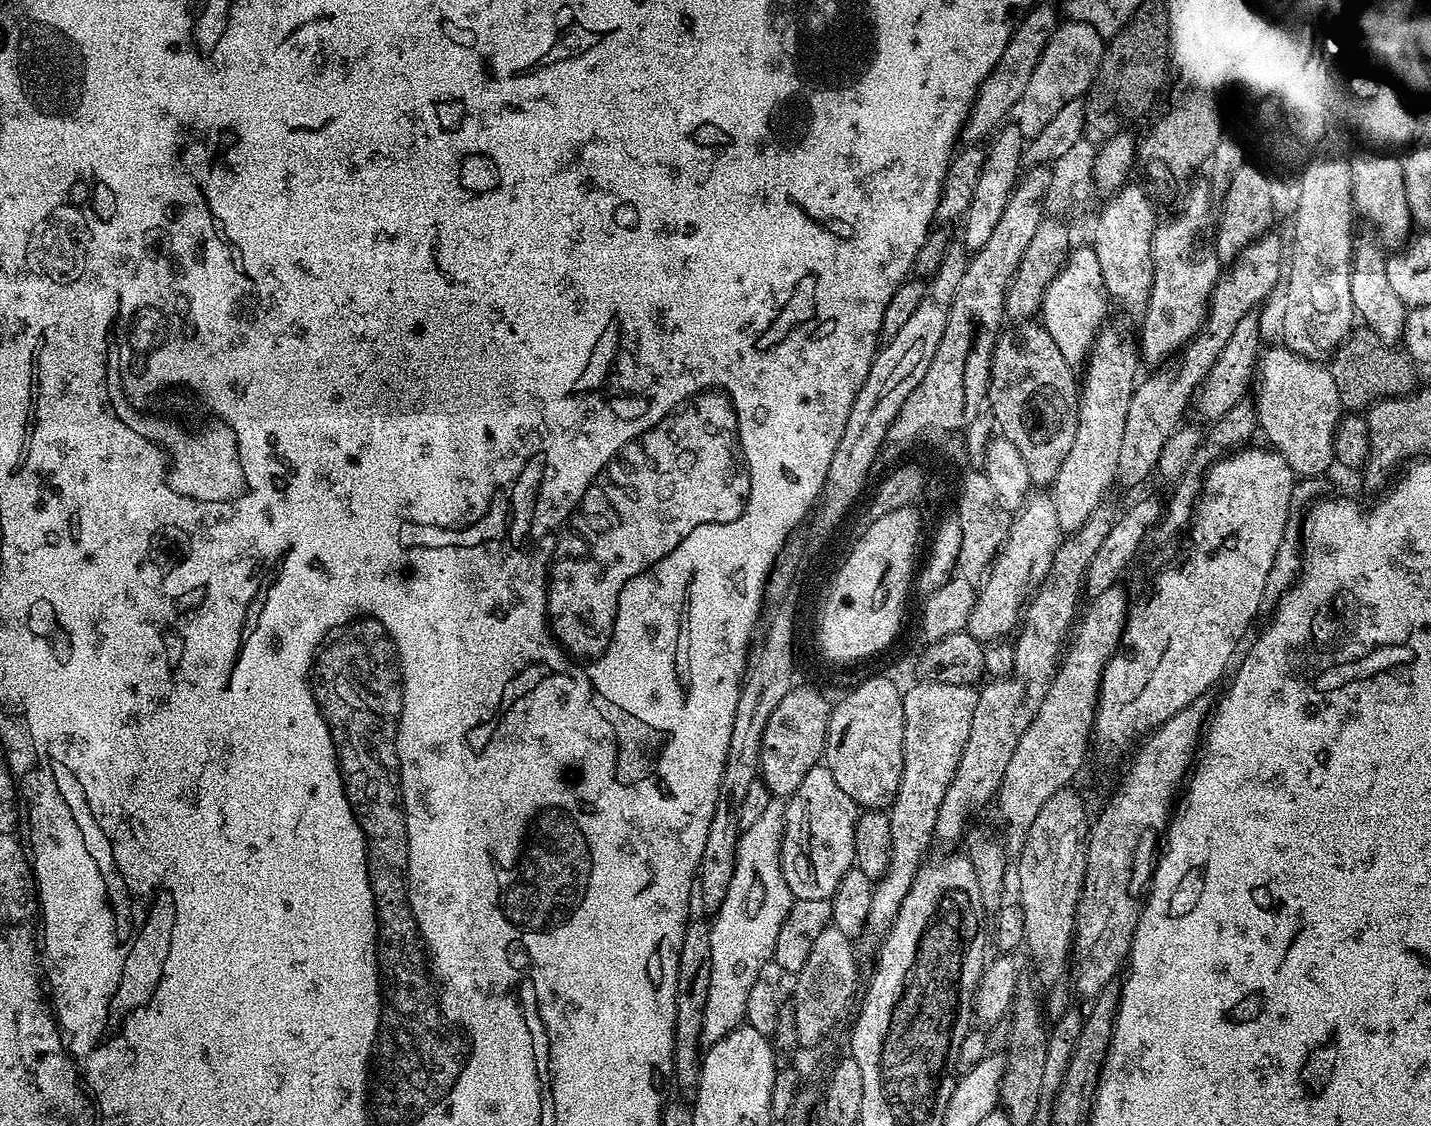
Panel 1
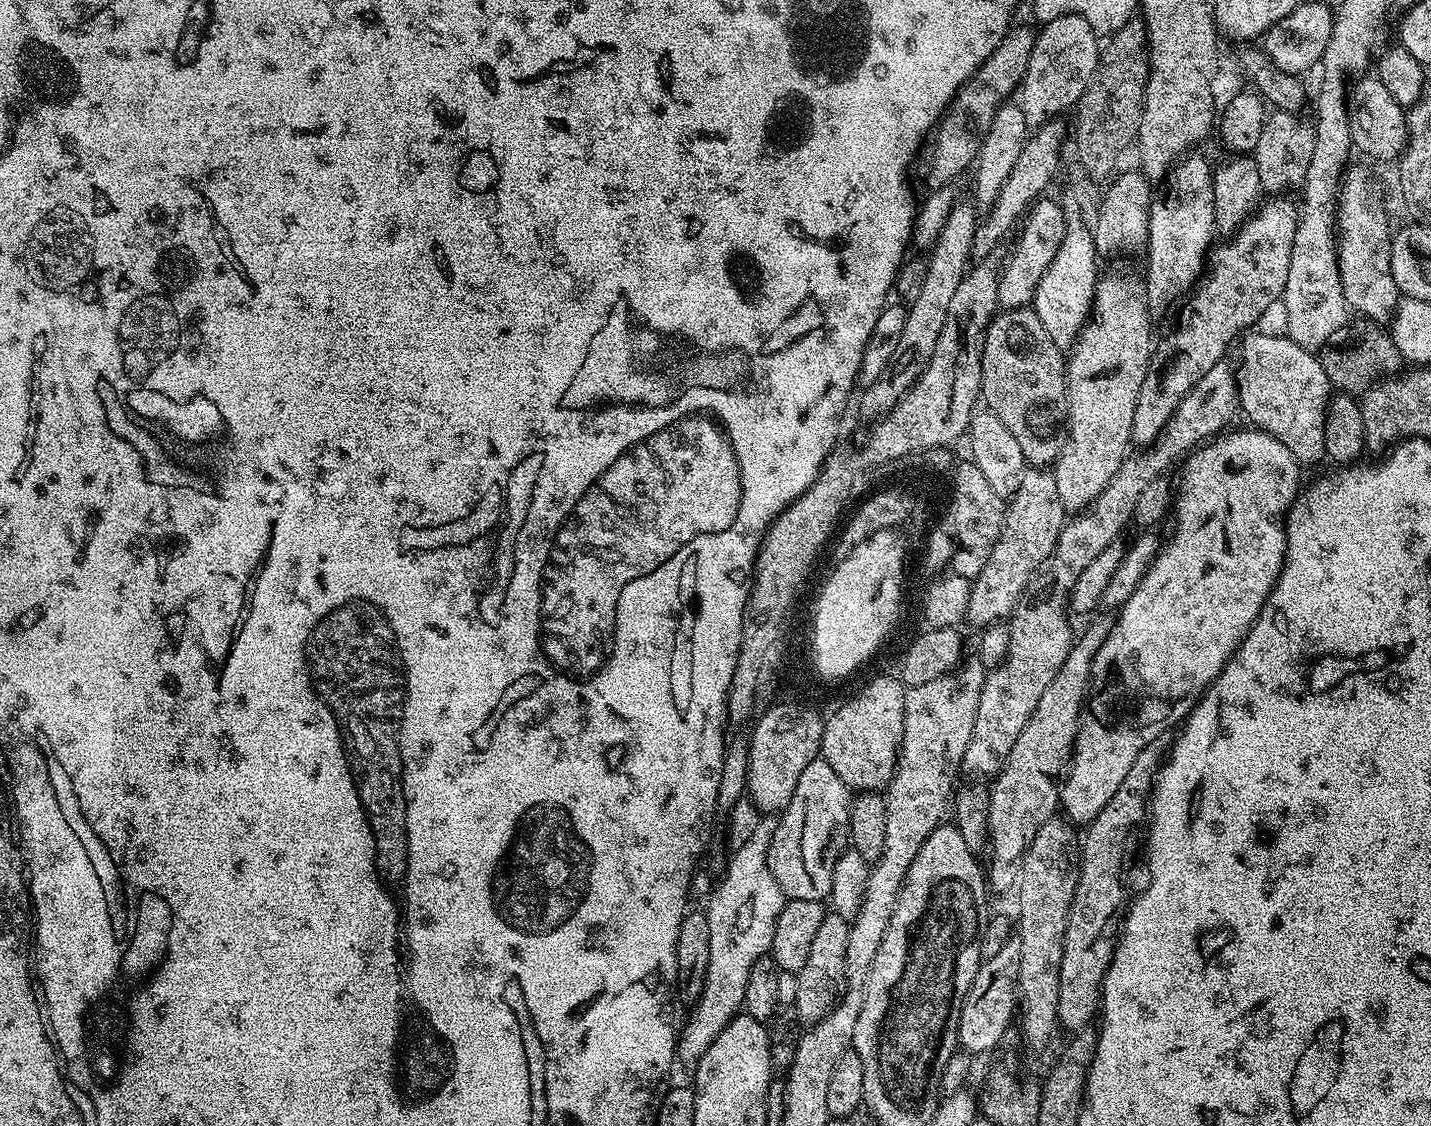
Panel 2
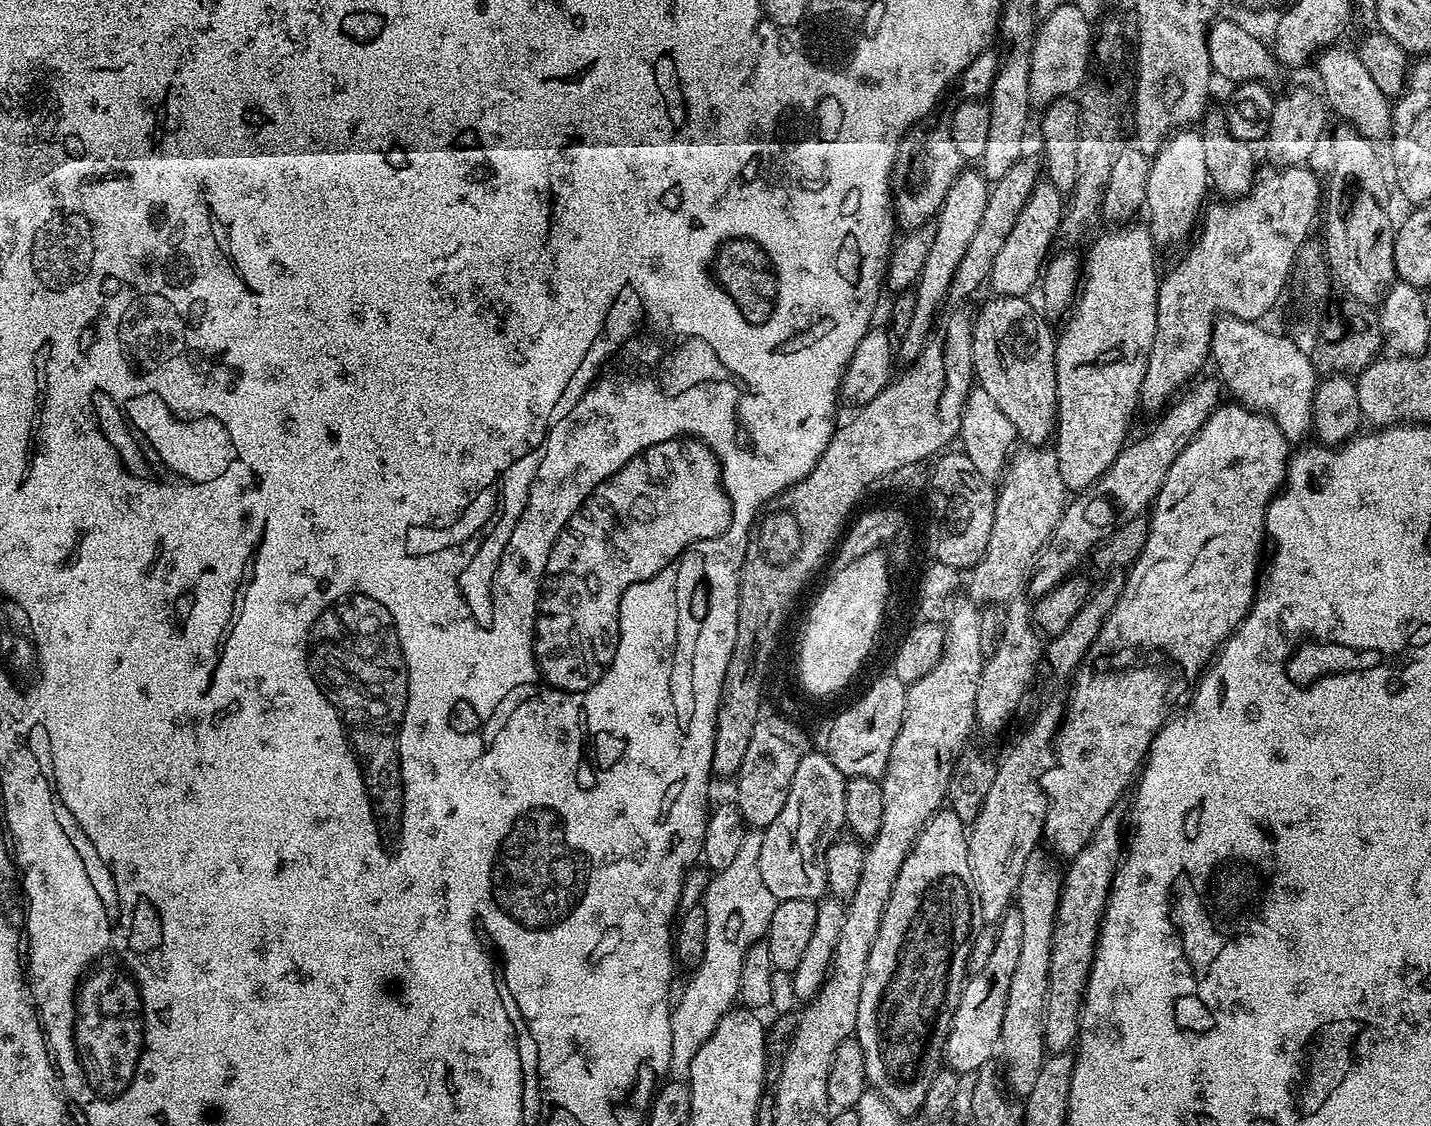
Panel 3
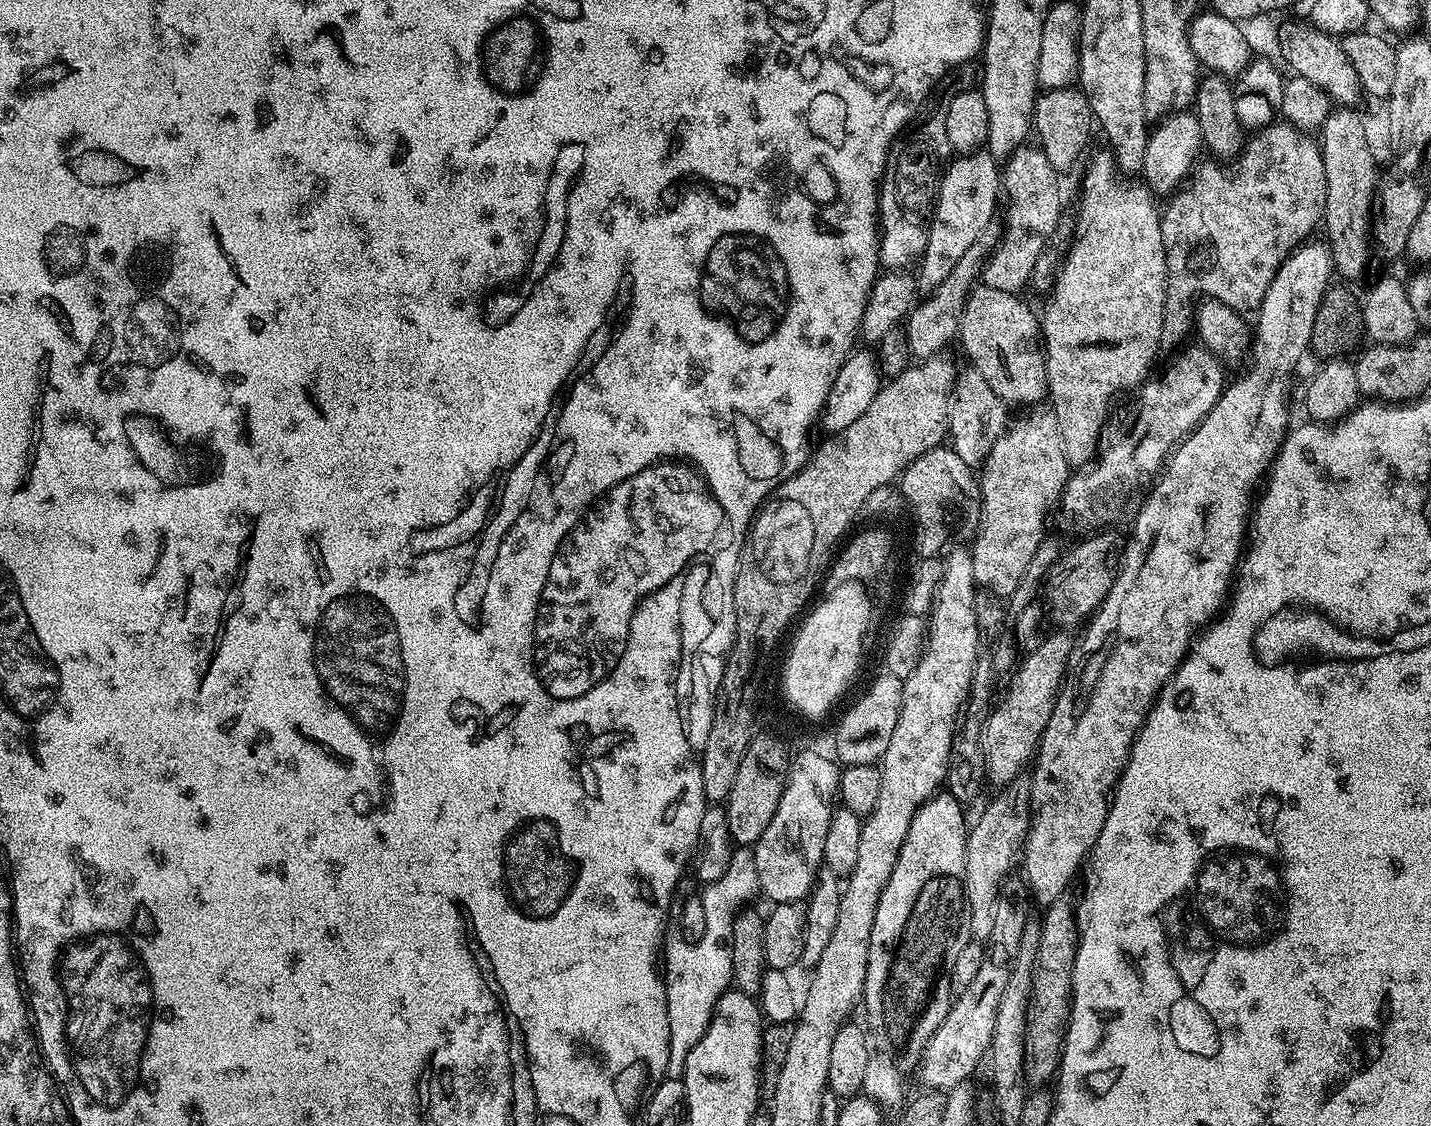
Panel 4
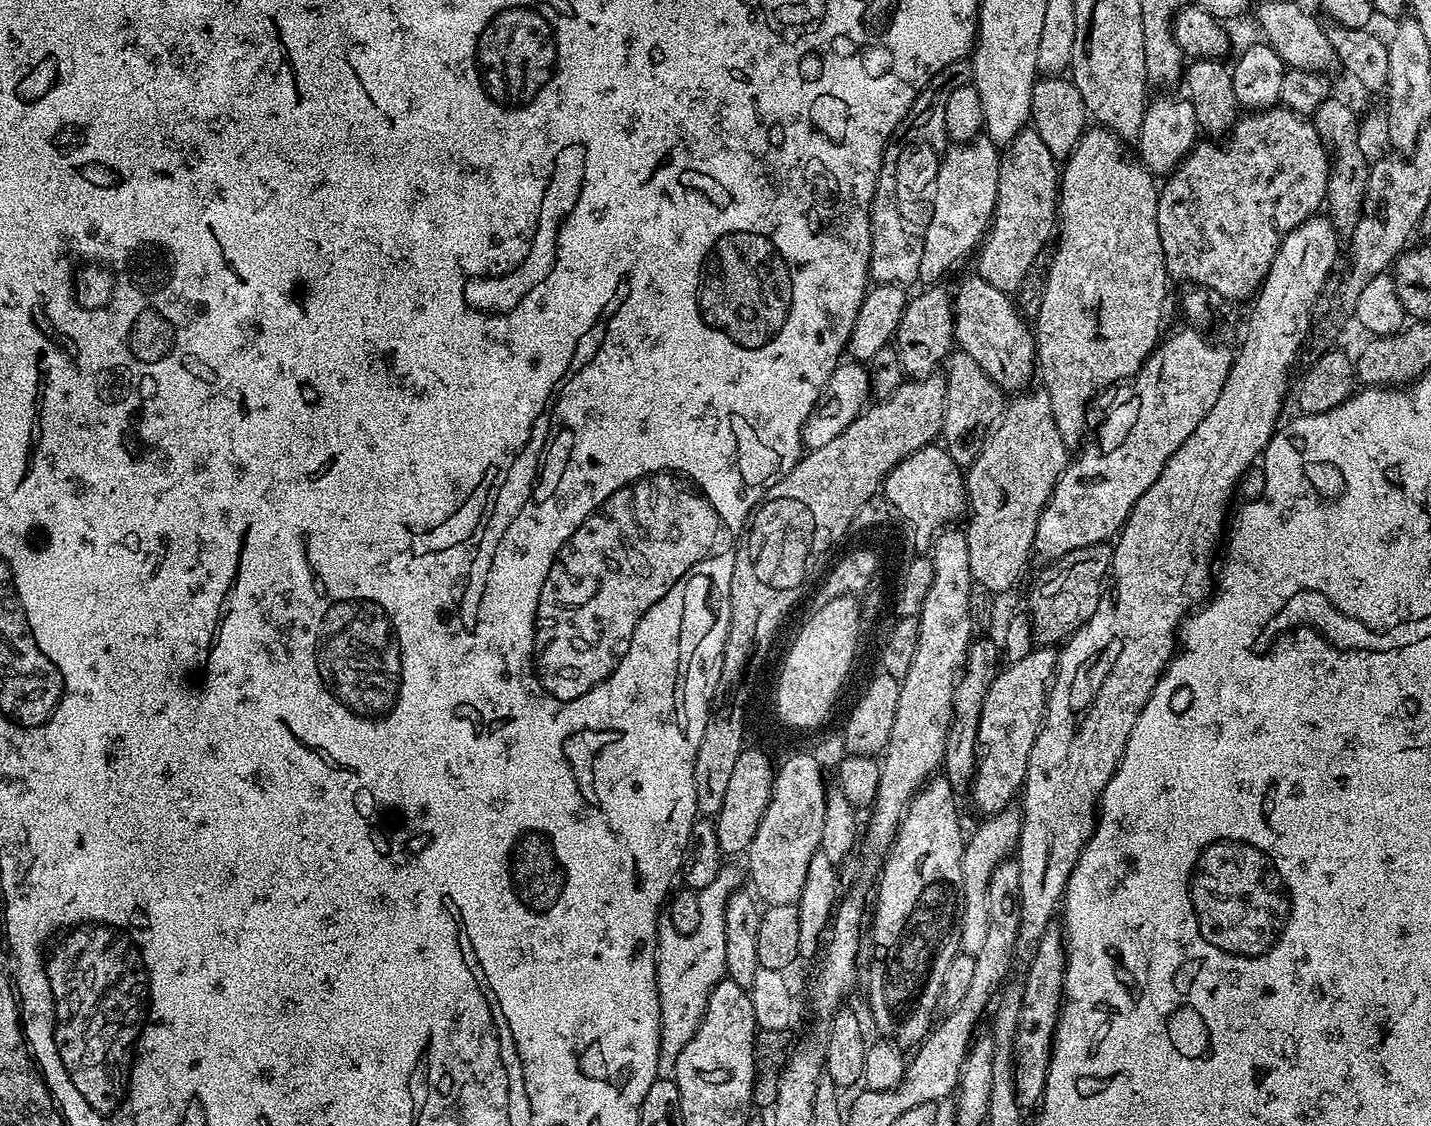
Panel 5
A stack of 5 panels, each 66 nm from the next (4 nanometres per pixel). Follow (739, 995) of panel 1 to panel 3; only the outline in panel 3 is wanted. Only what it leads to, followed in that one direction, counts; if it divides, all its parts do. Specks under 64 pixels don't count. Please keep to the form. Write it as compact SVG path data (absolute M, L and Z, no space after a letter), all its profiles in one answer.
M752 830L745 835L742 847L738 850L738 855L726 866L726 870L715 873L708 884L708 889L704 892L702 903L706 910L706 946L704 947L704 957L702 962L696 965L692 976L688 980L688 985L684 988L684 993L680 996L680 1001L675 1001L671 1009L672 1017L672 1037L670 1038L670 1066L668 1071L671 1079L687 1081L688 1071L692 1065L694 1054L714 1034L718 1022L727 1012L731 1012L739 997L739 974L742 970L742 962L746 957L746 952L750 950L752 944L763 941L768 934L770 918L774 918L774 910L778 901L770 890L766 890L766 882L762 882L762 870L758 868L758 860L762 854L762 835L759 831Z

